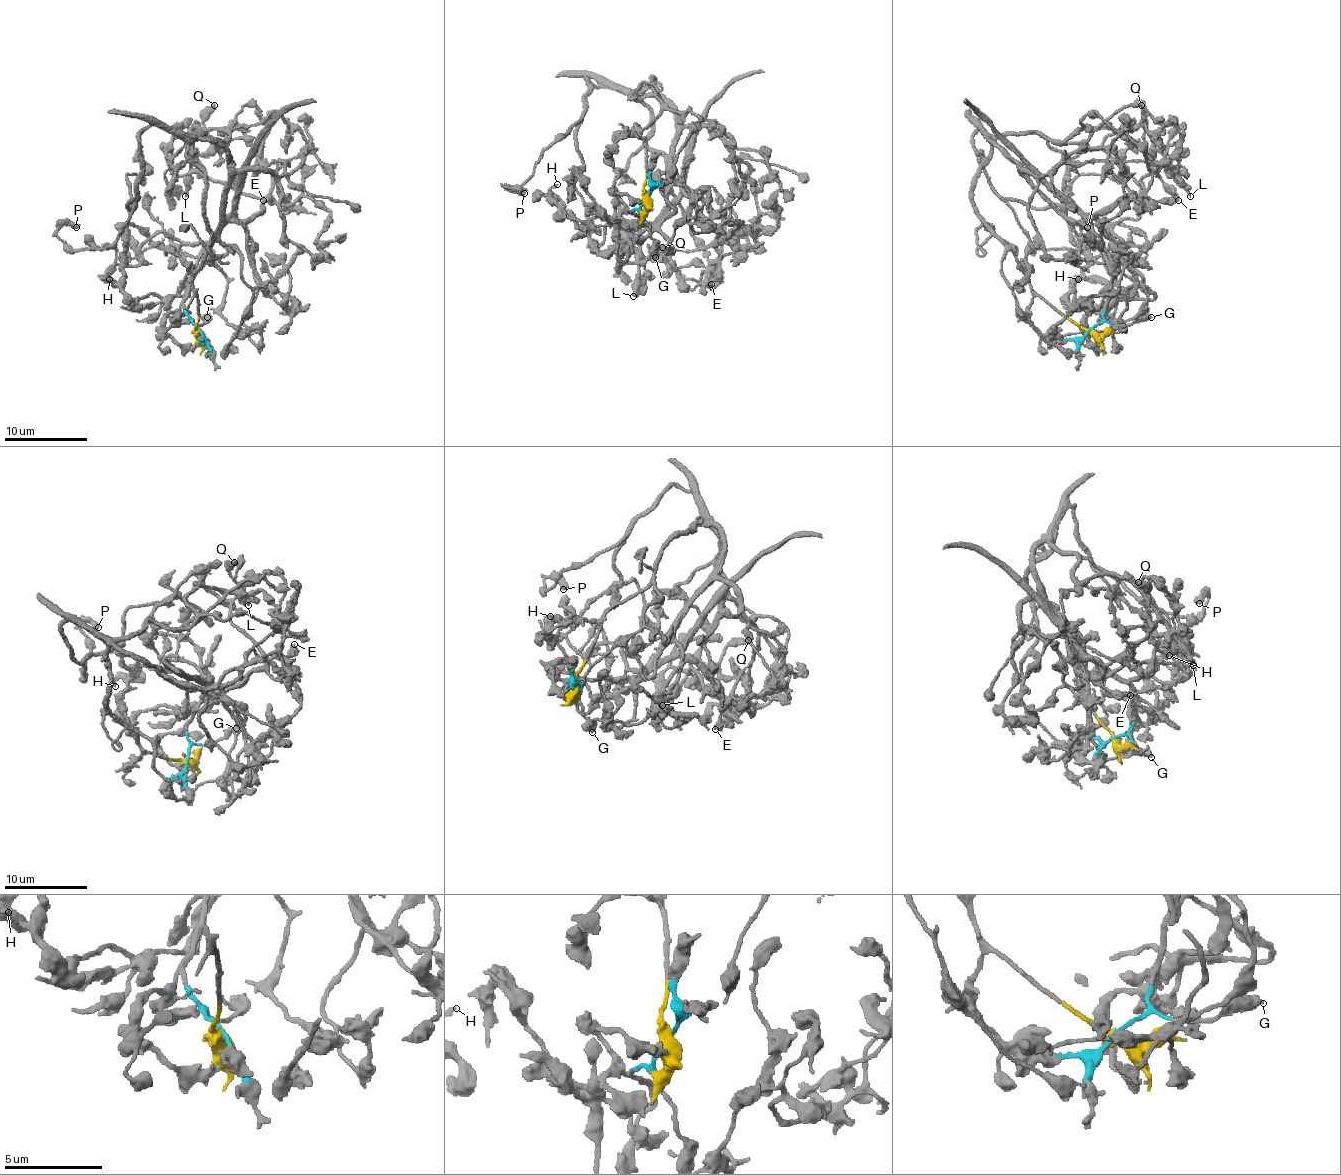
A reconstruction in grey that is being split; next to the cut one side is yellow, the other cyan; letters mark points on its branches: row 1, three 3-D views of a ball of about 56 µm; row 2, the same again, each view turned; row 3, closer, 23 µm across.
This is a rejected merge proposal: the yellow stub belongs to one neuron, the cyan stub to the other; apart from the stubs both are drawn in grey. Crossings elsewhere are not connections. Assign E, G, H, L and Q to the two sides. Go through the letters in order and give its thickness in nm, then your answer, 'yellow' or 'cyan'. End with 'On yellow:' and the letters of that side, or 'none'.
E: 260 nm | cyan
G: 500 nm | cyan
H: 180 nm | cyan
L: 190 nm | yellow
Q: 420 nm | yellow
On yellow: L, Q

